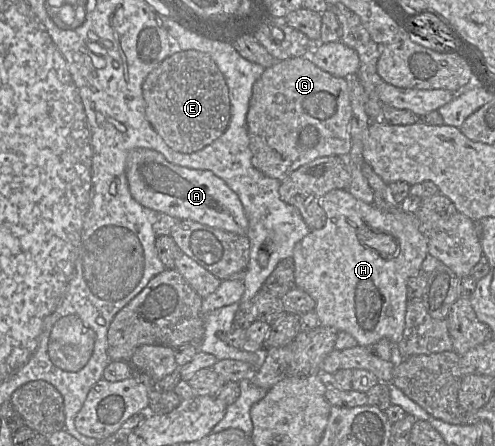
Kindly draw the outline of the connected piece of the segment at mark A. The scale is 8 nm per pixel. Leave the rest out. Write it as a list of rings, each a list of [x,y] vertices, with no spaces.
[[[136,148],[128,154],[126,176],[130,194],[144,207],[179,220],[192,220],[235,234],[247,234],[249,223],[239,197],[209,170],[175,165],[155,150]]]

